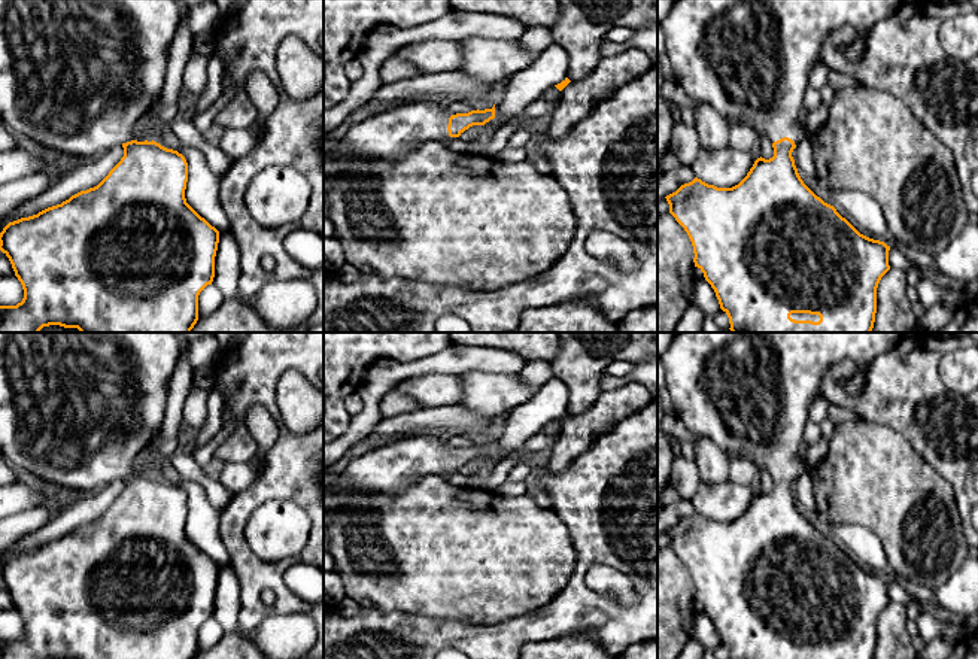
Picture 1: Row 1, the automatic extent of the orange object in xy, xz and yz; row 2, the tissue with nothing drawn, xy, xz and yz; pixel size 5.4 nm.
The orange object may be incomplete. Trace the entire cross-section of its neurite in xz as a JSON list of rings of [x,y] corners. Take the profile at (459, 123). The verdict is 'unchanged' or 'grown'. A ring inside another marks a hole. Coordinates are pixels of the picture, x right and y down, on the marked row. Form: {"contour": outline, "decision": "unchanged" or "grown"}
{"contour": [[[431,97],[395,103],[358,124],[326,152],[335,161],[388,161],[395,164],[426,142],[447,143],[473,125],[485,125],[495,118],[492,109],[452,115],[449,104]]], "decision": "grown"}

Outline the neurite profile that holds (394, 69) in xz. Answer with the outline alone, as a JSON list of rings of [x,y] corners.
[[[397,52],[392,54],[379,69],[382,83],[392,83],[417,75],[420,75],[420,72],[403,60]]]

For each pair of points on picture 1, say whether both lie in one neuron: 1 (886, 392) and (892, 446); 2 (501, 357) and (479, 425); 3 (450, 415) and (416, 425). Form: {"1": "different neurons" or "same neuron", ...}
{"1": "different neurons", "2": "different neurons", "3": "same neuron"}

